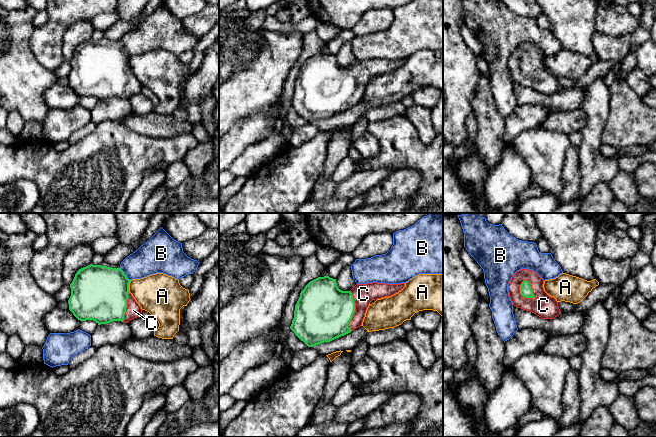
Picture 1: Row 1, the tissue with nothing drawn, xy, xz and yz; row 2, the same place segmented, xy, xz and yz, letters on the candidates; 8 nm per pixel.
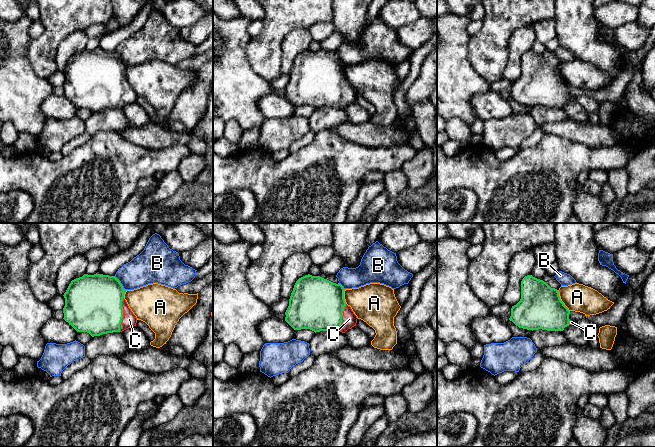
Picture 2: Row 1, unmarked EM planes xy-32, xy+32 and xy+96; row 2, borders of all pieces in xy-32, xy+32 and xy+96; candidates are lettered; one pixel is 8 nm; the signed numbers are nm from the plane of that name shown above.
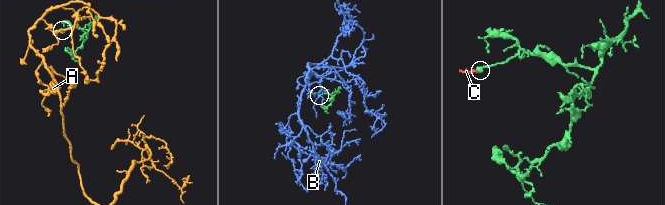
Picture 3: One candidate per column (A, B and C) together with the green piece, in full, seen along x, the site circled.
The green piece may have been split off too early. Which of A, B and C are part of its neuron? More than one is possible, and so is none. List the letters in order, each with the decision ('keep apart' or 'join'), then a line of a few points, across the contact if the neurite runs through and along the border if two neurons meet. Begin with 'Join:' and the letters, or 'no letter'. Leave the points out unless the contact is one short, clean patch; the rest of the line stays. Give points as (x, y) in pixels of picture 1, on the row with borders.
Join: C
A: keep apart
B: keep apart
C: join

